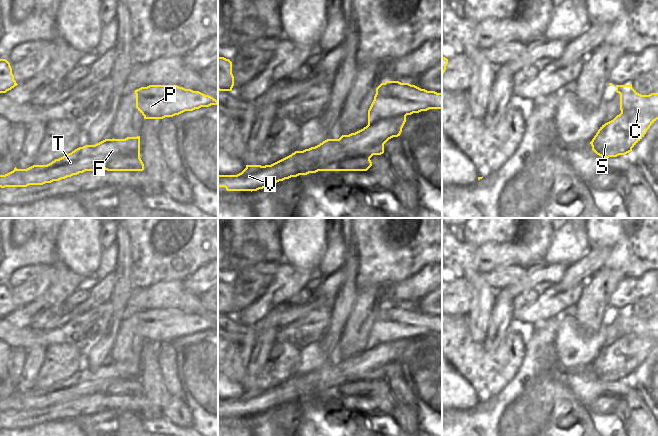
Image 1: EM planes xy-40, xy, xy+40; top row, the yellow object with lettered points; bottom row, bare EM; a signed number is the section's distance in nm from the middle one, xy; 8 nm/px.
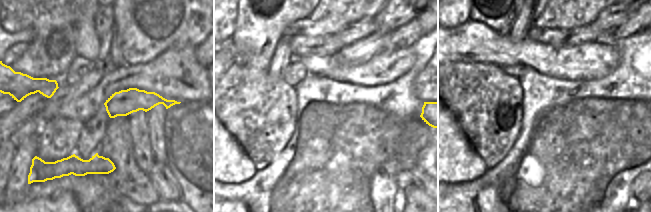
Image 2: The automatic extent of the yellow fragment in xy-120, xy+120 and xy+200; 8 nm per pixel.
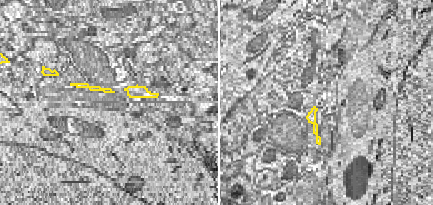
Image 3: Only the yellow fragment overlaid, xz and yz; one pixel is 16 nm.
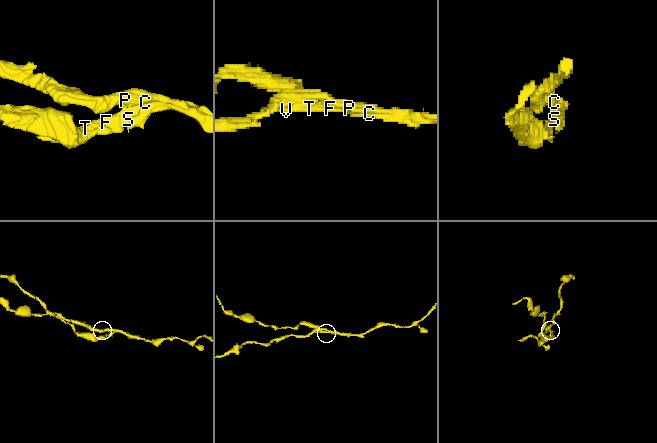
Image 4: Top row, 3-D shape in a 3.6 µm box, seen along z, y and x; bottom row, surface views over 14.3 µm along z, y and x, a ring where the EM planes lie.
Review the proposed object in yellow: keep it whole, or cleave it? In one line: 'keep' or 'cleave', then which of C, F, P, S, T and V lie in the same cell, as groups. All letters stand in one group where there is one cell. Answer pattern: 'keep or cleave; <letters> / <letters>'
cleave; C P / F S T V

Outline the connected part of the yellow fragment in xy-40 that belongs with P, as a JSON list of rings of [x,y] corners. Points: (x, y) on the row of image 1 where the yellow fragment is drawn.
[[[149,85],[134,92],[136,108],[144,119],[163,119],[185,111],[218,105],[218,101],[209,95],[177,85]]]

